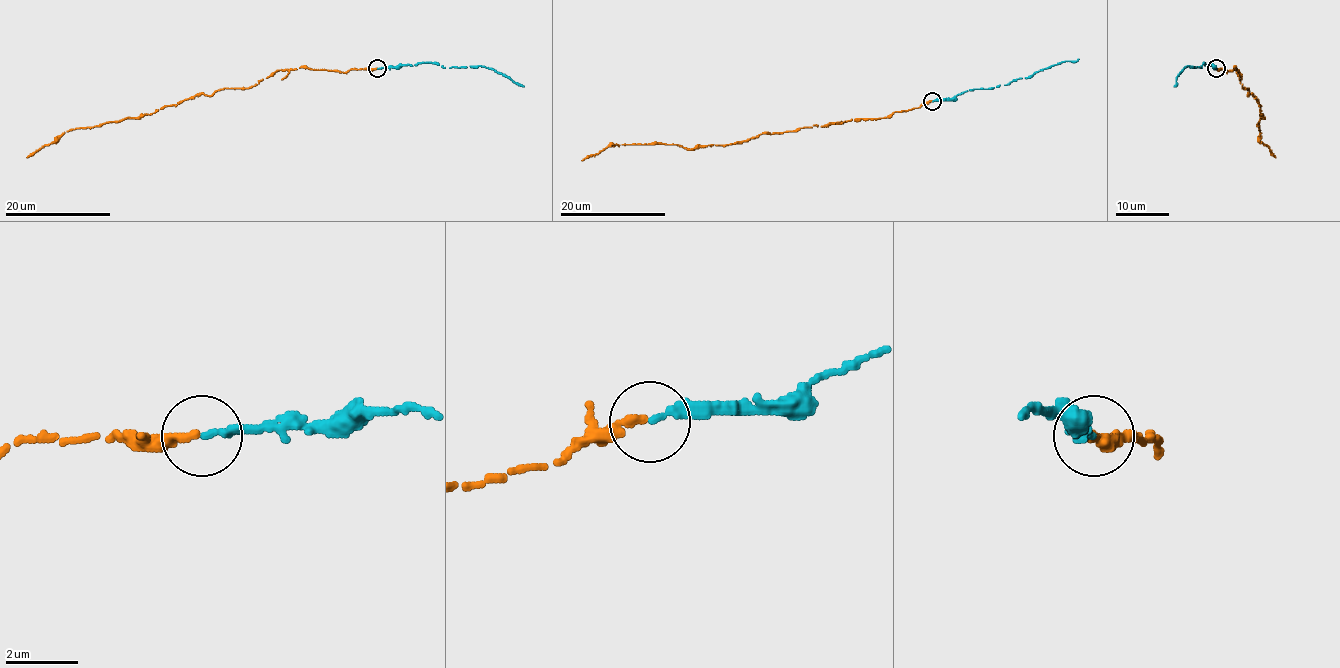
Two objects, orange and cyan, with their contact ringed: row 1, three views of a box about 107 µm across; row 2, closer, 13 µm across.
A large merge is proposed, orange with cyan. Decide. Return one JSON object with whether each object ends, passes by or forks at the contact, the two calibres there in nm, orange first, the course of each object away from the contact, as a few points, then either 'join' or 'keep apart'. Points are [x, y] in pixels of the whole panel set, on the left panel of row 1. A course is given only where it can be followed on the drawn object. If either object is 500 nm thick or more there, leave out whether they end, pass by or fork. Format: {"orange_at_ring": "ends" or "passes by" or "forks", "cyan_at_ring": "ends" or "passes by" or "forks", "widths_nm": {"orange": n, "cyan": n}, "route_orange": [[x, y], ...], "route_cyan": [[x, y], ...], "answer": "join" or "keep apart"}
{"orange_at_ring": "ends", "cyan_at_ring": "ends", "widths_nm": {"orange": 300, "cyan": 200}, "route_orange": [[376, 69], [343, 73], [299, 67], [276, 70], [249, 87], [196, 94], [151, 114], [71, 128], [27, 157]], "route_cyan": [[378, 69], [436, 62], [444, 67], [485, 66], [523, 86]], "answer": "keep apart"}

